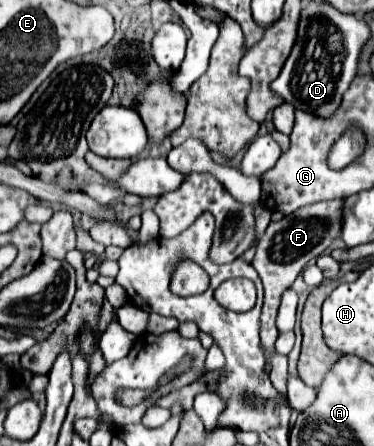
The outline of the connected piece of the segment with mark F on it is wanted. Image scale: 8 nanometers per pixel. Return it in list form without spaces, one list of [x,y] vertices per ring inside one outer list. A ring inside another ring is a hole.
[[[342,201],[316,203],[310,207],[300,207],[298,211],[286,215],[282,221],[270,223],[266,233],[256,243],[256,255],[252,259],[252,267],[258,271],[262,285],[264,285],[264,305],[262,305],[262,317],[260,317],[260,349],[264,353],[268,353],[270,381],[282,393],[286,393],[288,357],[276,353],[276,349],[274,349],[276,339],[270,339],[272,323],[276,327],[276,313],[278,313],[278,305],[280,305],[280,295],[284,289],[288,289],[294,283],[294,279],[306,267],[306,263],[320,257],[328,249],[332,239],[336,239],[340,235],[340,223],[342,223]]]

